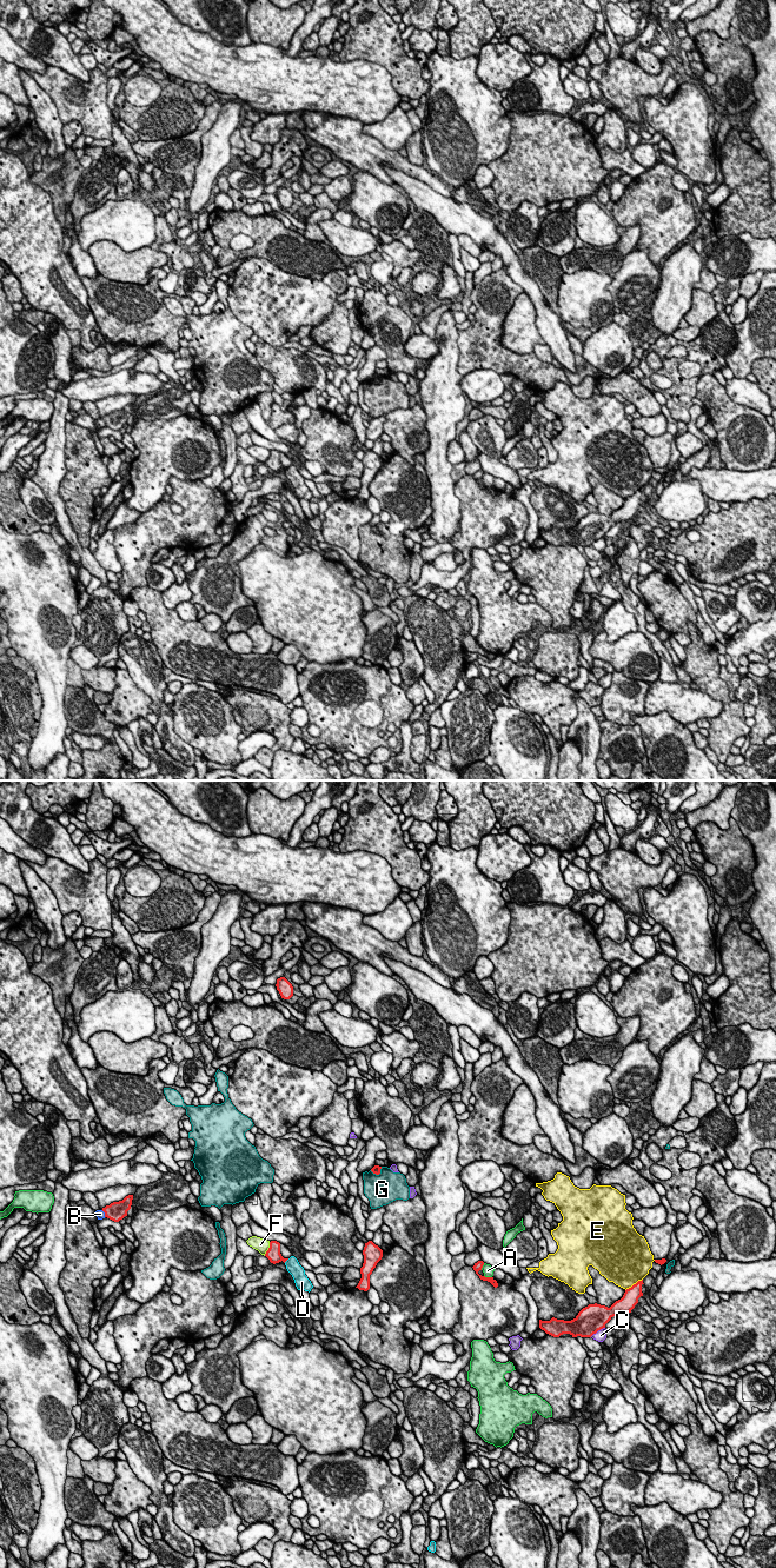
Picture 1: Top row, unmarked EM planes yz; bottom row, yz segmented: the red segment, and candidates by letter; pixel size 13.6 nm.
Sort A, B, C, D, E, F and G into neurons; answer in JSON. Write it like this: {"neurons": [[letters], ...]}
{"neurons": [["A"], ["B"], ["C"], ["D"], ["E"], ["F"], ["G"]]}

